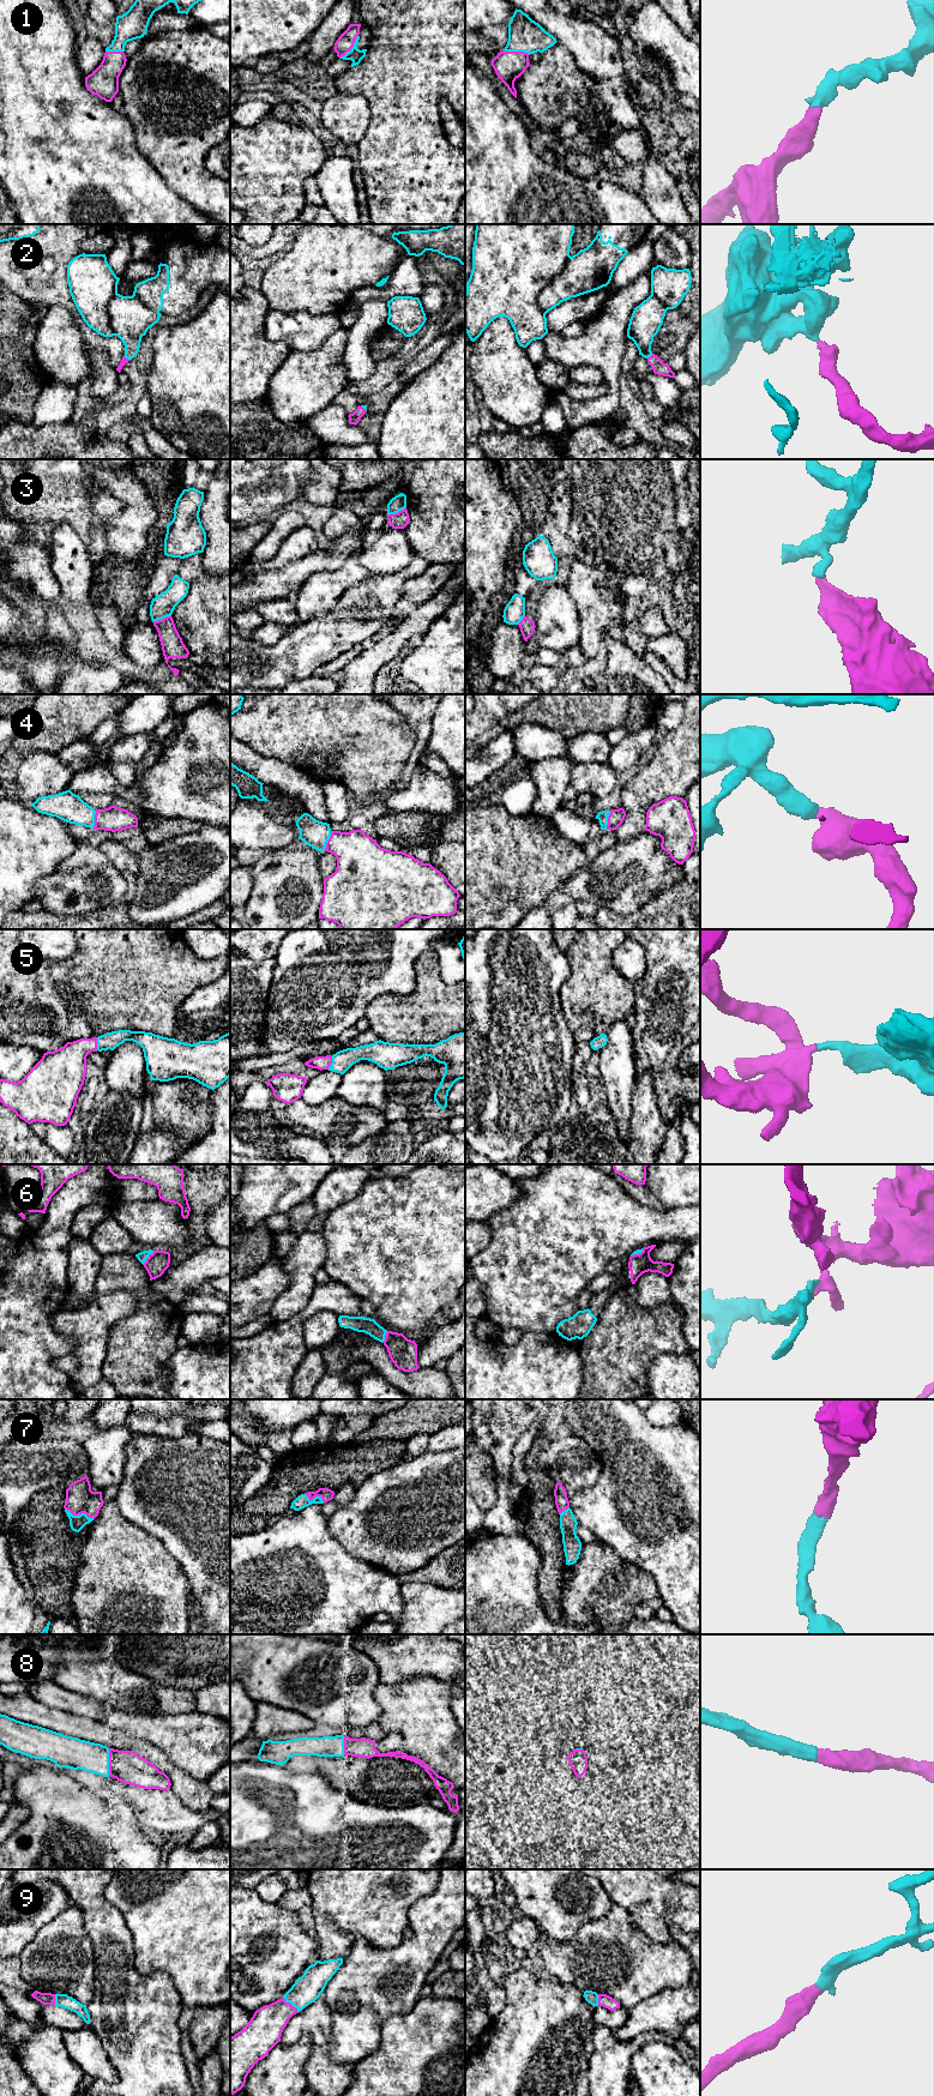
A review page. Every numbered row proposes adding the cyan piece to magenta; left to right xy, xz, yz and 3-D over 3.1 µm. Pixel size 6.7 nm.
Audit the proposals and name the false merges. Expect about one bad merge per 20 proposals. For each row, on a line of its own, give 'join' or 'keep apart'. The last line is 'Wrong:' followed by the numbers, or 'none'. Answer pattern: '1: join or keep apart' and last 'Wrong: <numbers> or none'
1: join
2: join
3: keep apart
4: join
5: join
6: join
7: join
8: join
9: join
Wrong: 3

